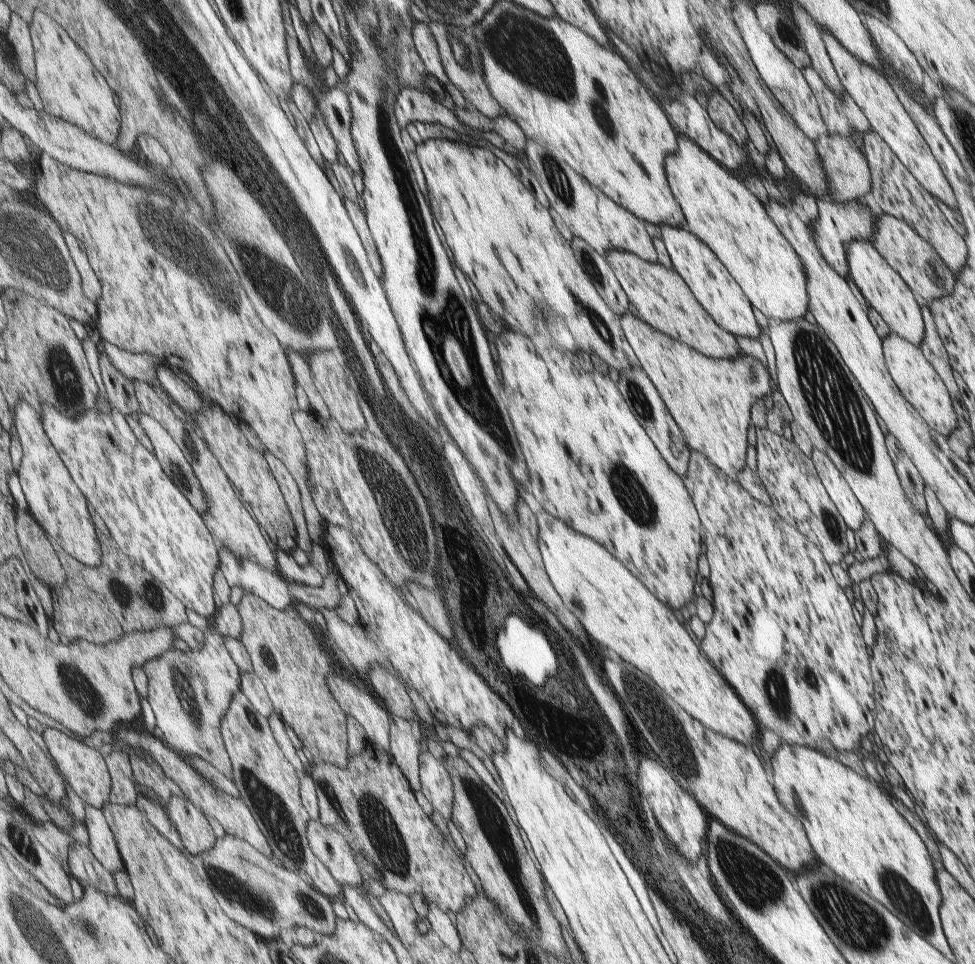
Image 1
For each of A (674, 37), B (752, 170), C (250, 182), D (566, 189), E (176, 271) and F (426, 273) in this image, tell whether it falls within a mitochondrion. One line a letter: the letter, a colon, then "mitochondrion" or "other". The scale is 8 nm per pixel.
A: other
B: other
C: other
D: mitochondrion
E: mitochondrion
F: mitochondrion

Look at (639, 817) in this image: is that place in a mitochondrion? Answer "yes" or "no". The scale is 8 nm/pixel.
no

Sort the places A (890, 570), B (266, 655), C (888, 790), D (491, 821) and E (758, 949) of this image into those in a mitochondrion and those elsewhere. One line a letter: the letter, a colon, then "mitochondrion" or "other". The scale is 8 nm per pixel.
A: other
B: mitochondrion
C: other
D: mitochondrion
E: other

